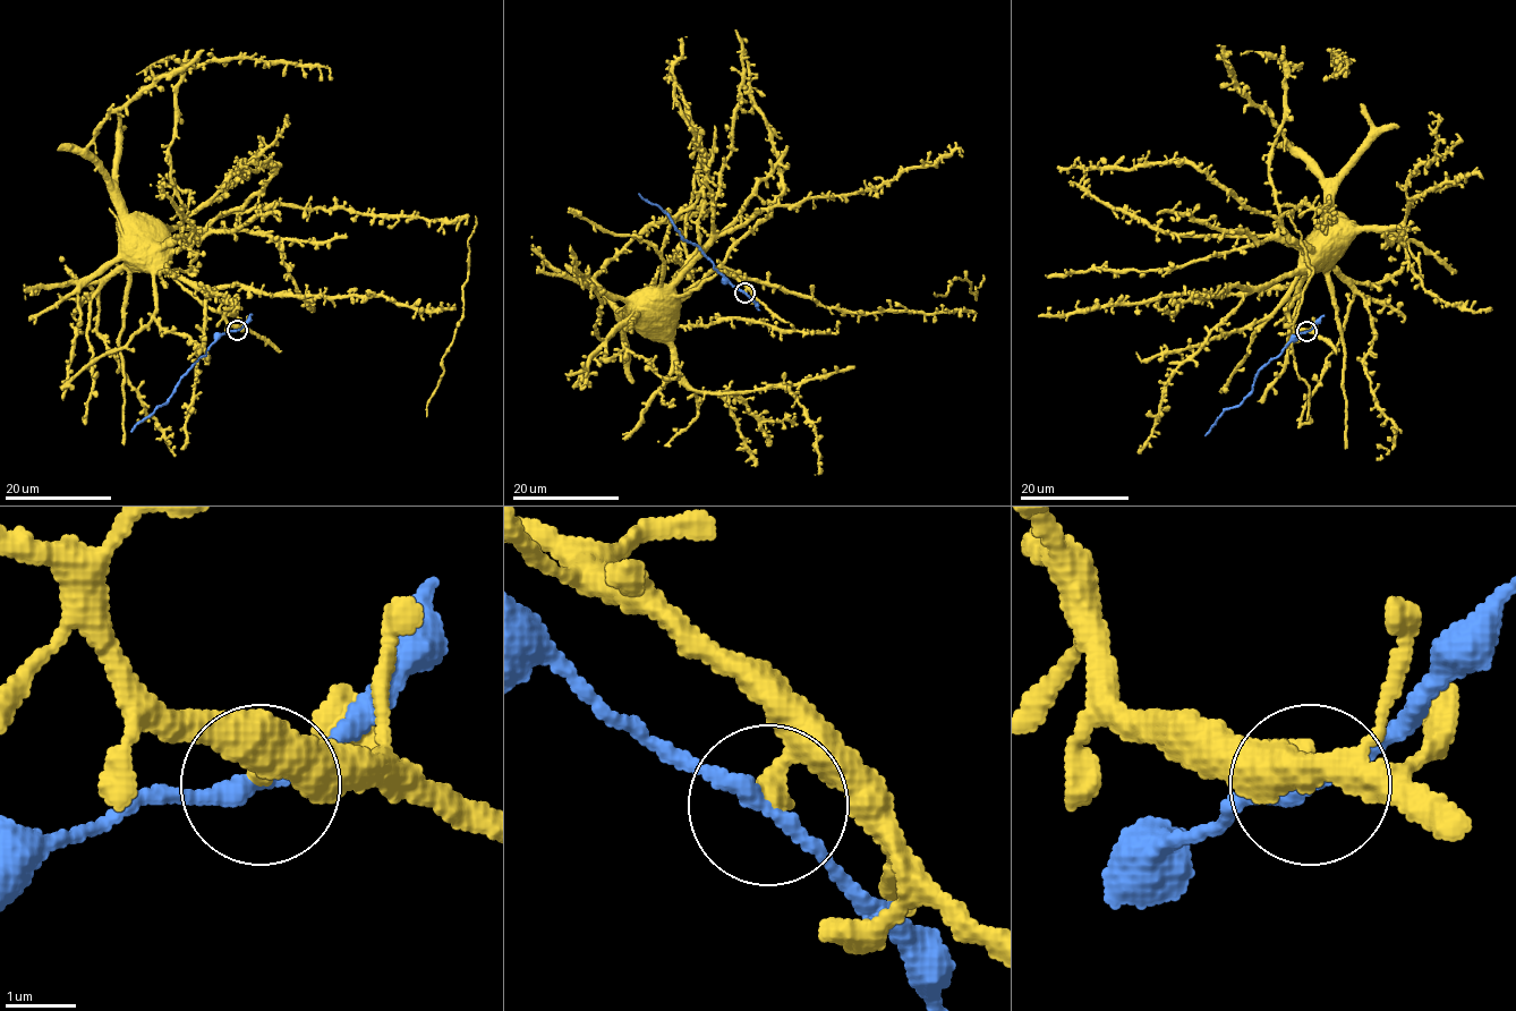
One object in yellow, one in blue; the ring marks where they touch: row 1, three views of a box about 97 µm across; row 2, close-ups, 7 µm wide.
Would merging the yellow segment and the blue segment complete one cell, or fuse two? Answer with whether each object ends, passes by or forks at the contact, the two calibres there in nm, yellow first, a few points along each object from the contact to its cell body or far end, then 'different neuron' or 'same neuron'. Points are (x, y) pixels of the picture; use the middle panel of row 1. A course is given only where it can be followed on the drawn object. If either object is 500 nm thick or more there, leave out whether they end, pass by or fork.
yellow ends there; blue passes by; 340 nm thick on the yellow side, 240 nm on the other; yellow runs (744, 292), (746, 287), (737, 278), (720, 272), (682, 295), (671, 295), (662, 304), (655, 304); blue runs (744, 292), (737, 289), (697, 245), (683, 240), (669, 215), (639, 193); same neuron

